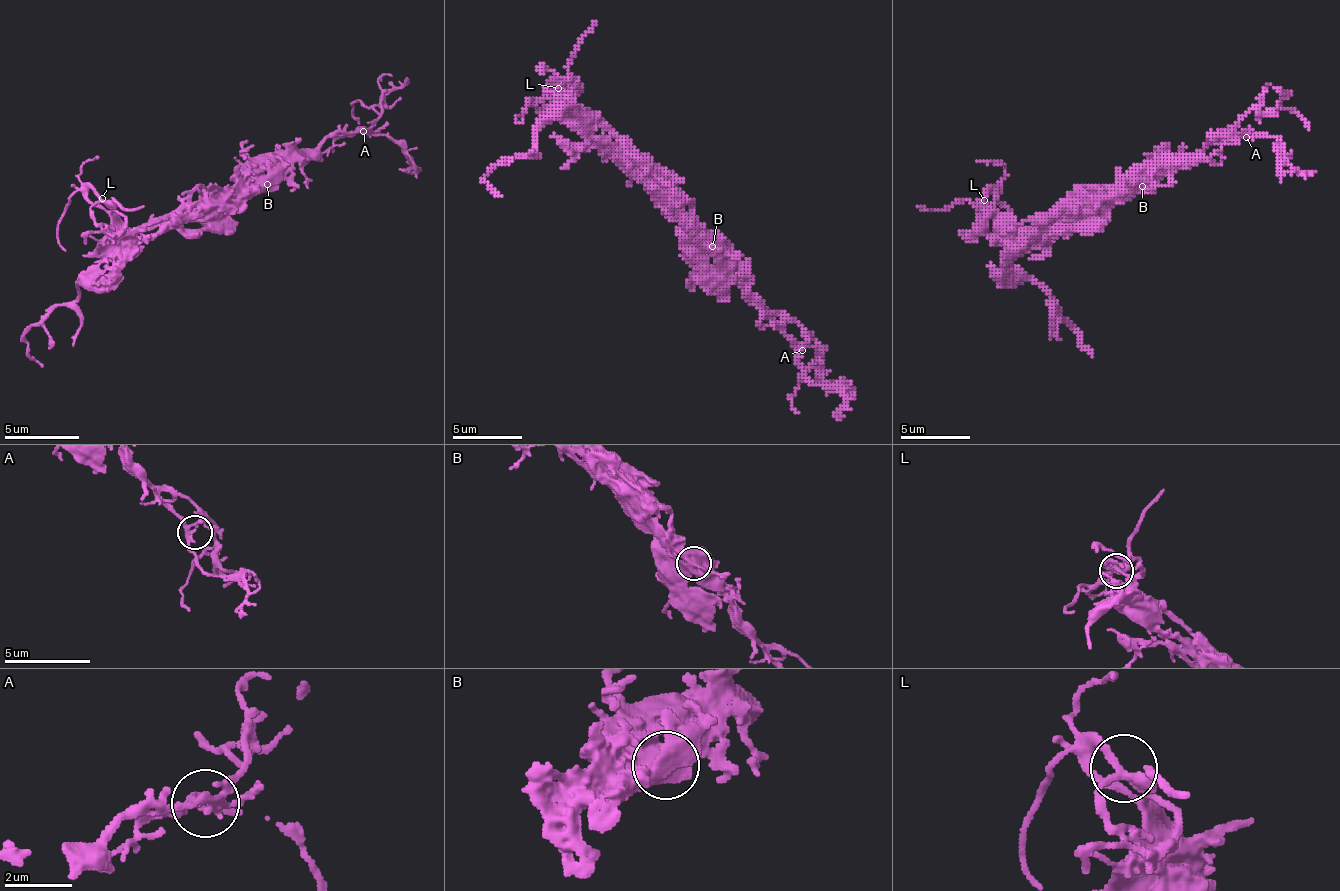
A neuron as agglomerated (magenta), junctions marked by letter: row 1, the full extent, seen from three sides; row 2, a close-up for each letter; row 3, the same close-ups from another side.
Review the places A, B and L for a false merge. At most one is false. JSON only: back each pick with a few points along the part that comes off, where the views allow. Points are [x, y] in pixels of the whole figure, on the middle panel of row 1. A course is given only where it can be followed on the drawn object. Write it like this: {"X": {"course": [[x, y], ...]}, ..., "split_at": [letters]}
{"split_at": []}

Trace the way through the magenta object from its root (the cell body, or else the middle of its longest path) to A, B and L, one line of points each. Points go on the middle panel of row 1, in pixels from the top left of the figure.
A: (666, 207), (743, 280), (746, 294), (802, 350)
B: (666, 207), (673, 207), (711, 245)
L: (666, 207), (582, 126), (572, 112), (568, 98), (558, 88)

